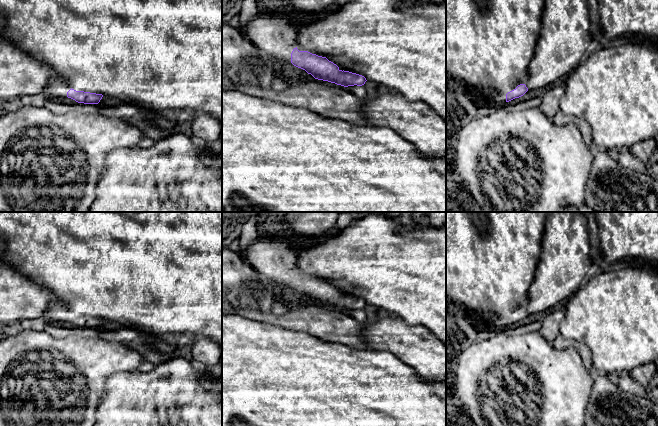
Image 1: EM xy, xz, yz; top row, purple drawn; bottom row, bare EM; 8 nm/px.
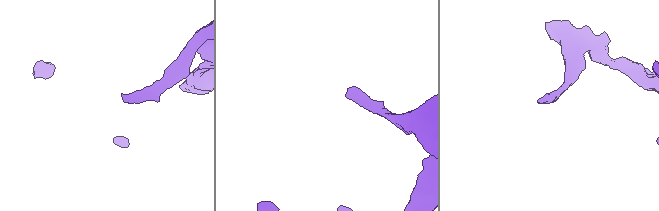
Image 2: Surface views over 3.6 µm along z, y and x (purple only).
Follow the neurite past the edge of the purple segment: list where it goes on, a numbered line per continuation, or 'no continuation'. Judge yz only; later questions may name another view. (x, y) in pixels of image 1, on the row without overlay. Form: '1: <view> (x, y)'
1: yz (495, 320)

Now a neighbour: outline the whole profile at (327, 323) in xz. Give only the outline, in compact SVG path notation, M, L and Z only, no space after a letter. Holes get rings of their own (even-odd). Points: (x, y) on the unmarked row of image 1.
M242 303L232 310L222 310L244 318L274 326L306 332L326 342L334 342L357 350L368 349L362 337L363 323L356 321L346 311L323 304L308 304L283 315L264 312L259 307Z

